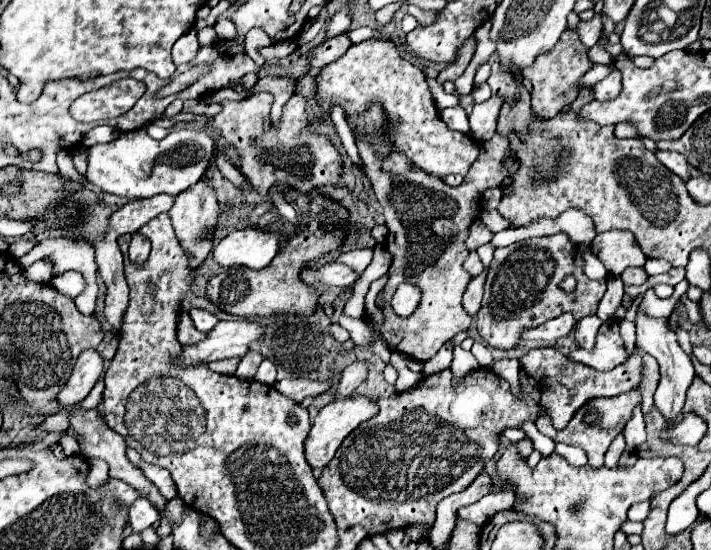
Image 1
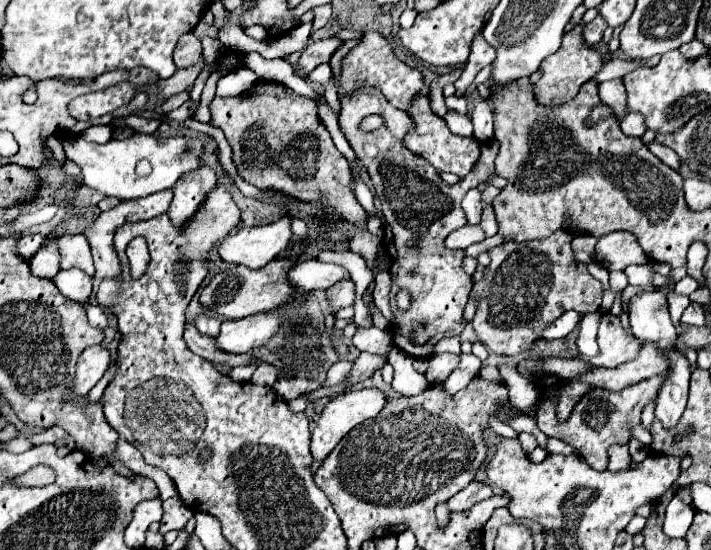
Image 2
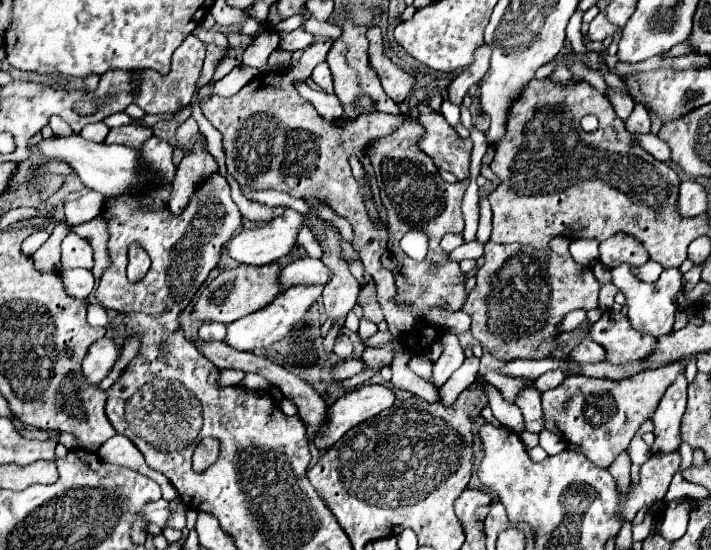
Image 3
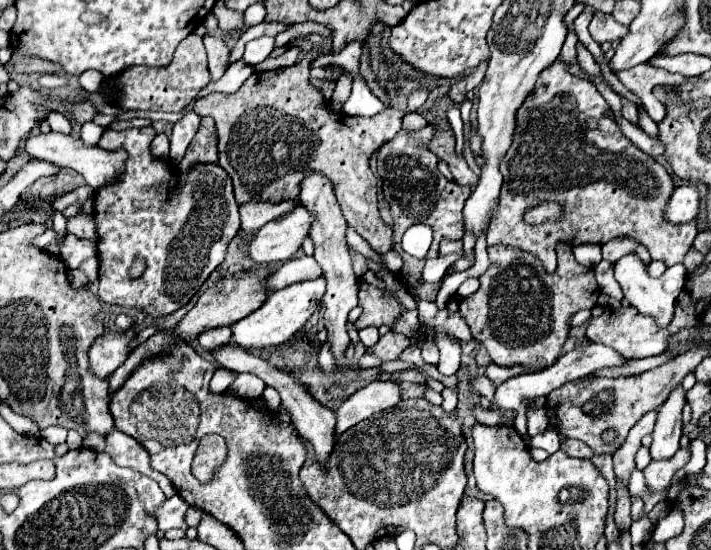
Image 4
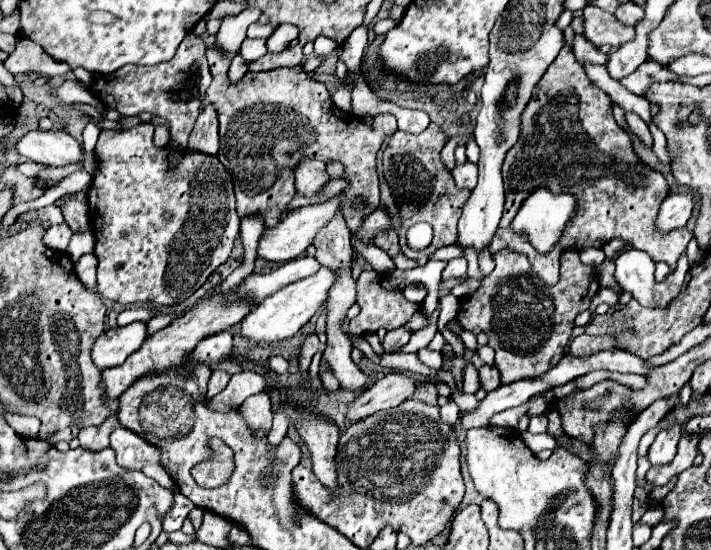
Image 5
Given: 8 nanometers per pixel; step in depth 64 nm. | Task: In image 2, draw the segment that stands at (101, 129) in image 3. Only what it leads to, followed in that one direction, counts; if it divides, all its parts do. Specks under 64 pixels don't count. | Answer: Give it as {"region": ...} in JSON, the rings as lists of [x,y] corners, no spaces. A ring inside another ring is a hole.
{"region":[[[90,126],[80,136],[88,142],[108,142],[112,138],[112,126]]]}

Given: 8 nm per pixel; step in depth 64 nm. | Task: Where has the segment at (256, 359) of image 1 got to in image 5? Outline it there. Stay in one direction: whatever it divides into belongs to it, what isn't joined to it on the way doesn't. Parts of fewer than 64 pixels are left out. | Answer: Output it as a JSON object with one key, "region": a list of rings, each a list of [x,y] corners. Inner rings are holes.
{"region":[[[224,370],[212,372],[210,382],[208,382],[208,390],[206,390],[206,400],[210,400],[212,396],[216,396],[216,392],[224,390],[226,384],[228,384],[228,380],[230,380],[230,374],[228,372],[224,372]]]}

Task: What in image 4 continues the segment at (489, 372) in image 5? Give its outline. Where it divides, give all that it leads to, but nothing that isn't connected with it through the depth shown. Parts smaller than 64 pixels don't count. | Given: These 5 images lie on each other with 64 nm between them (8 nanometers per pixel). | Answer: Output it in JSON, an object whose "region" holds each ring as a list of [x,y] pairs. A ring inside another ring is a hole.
{"region":[[[490,364],[484,370],[484,376],[494,384],[494,388],[500,386],[502,382],[506,382],[510,376],[518,376],[518,374],[520,374],[520,368],[500,368],[496,364]]]}

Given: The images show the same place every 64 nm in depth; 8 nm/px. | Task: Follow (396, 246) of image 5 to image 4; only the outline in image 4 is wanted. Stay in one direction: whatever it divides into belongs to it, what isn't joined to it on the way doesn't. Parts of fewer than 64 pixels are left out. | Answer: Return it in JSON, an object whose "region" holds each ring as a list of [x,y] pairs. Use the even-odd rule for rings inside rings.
{"region":[[[204,36],[204,46],[206,46],[206,54],[208,54],[208,68],[212,74],[212,80],[220,80],[228,68],[228,56],[230,56],[230,48],[222,38],[214,38],[214,36]],[[316,48],[298,64],[270,72],[254,72],[238,92],[212,92],[194,102],[200,116],[212,116],[218,128],[218,164],[234,180],[238,204],[284,202],[300,194],[304,172],[320,170],[332,184],[350,228],[354,228],[376,252],[394,248],[392,228],[378,214],[376,176],[370,170],[370,156],[400,130],[406,112],[388,108],[372,118],[348,116],[328,106],[320,88],[310,84],[310,62],[320,56]]]}

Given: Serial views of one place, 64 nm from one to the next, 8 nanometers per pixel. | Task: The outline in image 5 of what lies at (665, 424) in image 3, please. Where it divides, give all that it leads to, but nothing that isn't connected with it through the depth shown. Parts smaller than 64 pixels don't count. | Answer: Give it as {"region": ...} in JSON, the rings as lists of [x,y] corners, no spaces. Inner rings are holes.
{"region":[[[680,426],[670,428],[670,430],[662,430],[654,444],[648,450],[648,460],[652,466],[664,466],[668,462],[672,462],[672,458],[676,456],[676,444],[680,440]]]}

